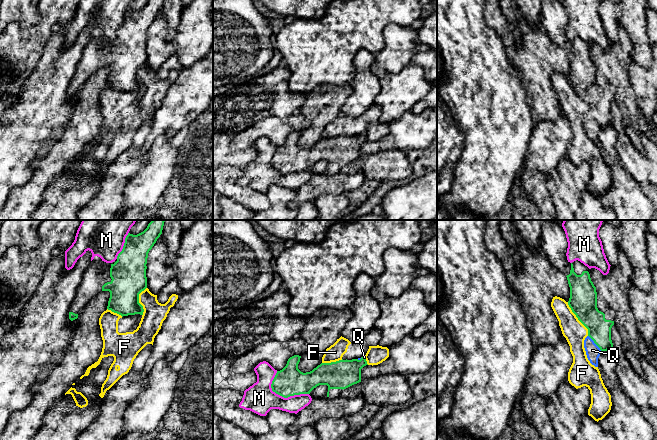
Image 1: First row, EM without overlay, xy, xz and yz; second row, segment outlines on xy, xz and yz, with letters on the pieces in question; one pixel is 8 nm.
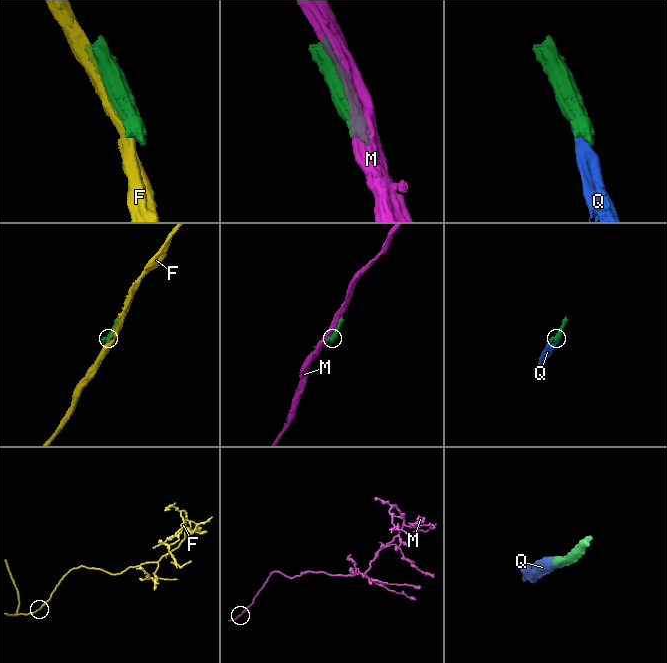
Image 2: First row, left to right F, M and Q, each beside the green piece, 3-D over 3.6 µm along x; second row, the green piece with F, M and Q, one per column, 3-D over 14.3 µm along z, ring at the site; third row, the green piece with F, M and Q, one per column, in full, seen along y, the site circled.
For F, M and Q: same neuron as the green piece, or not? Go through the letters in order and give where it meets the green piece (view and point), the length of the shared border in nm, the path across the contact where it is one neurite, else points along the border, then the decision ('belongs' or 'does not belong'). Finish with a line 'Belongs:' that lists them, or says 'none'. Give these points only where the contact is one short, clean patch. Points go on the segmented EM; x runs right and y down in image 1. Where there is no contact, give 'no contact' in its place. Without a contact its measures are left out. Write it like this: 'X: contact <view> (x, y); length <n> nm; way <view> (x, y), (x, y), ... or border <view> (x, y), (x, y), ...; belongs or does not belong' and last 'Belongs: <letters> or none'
F: contact yz (578, 319); length 320 nm; does not belong
M: contact xz (281, 395); length 320 nm; does not belong
Q: contact yz (594, 342); length 170 nm; belongs
Belongs: Q

